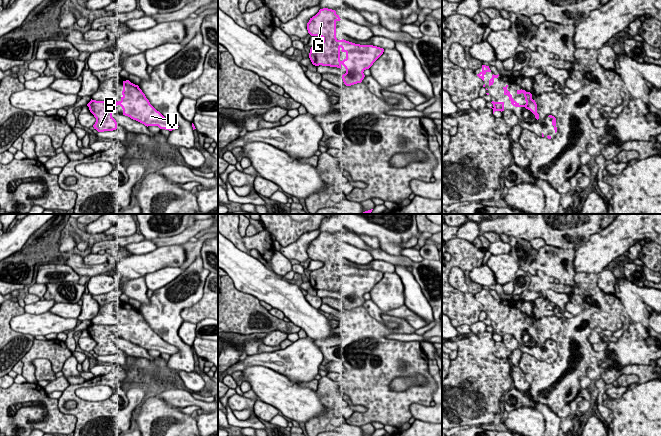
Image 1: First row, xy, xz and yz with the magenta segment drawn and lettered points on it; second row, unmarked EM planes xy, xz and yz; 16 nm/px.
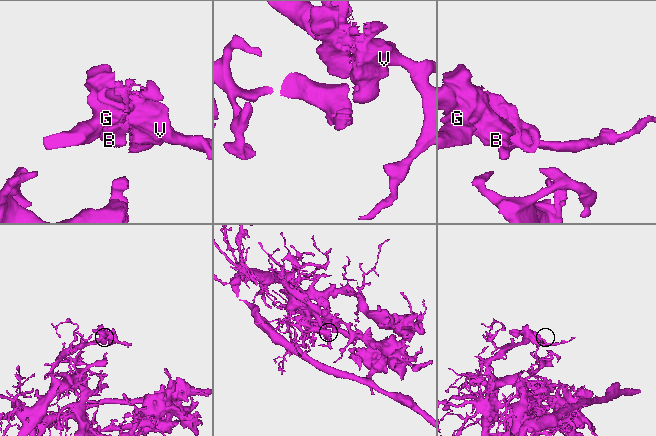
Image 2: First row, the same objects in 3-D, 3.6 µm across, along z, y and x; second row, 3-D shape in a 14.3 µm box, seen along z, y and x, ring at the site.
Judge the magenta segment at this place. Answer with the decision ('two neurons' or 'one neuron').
one neuron

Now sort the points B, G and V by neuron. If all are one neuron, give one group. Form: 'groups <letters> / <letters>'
groups B G V

